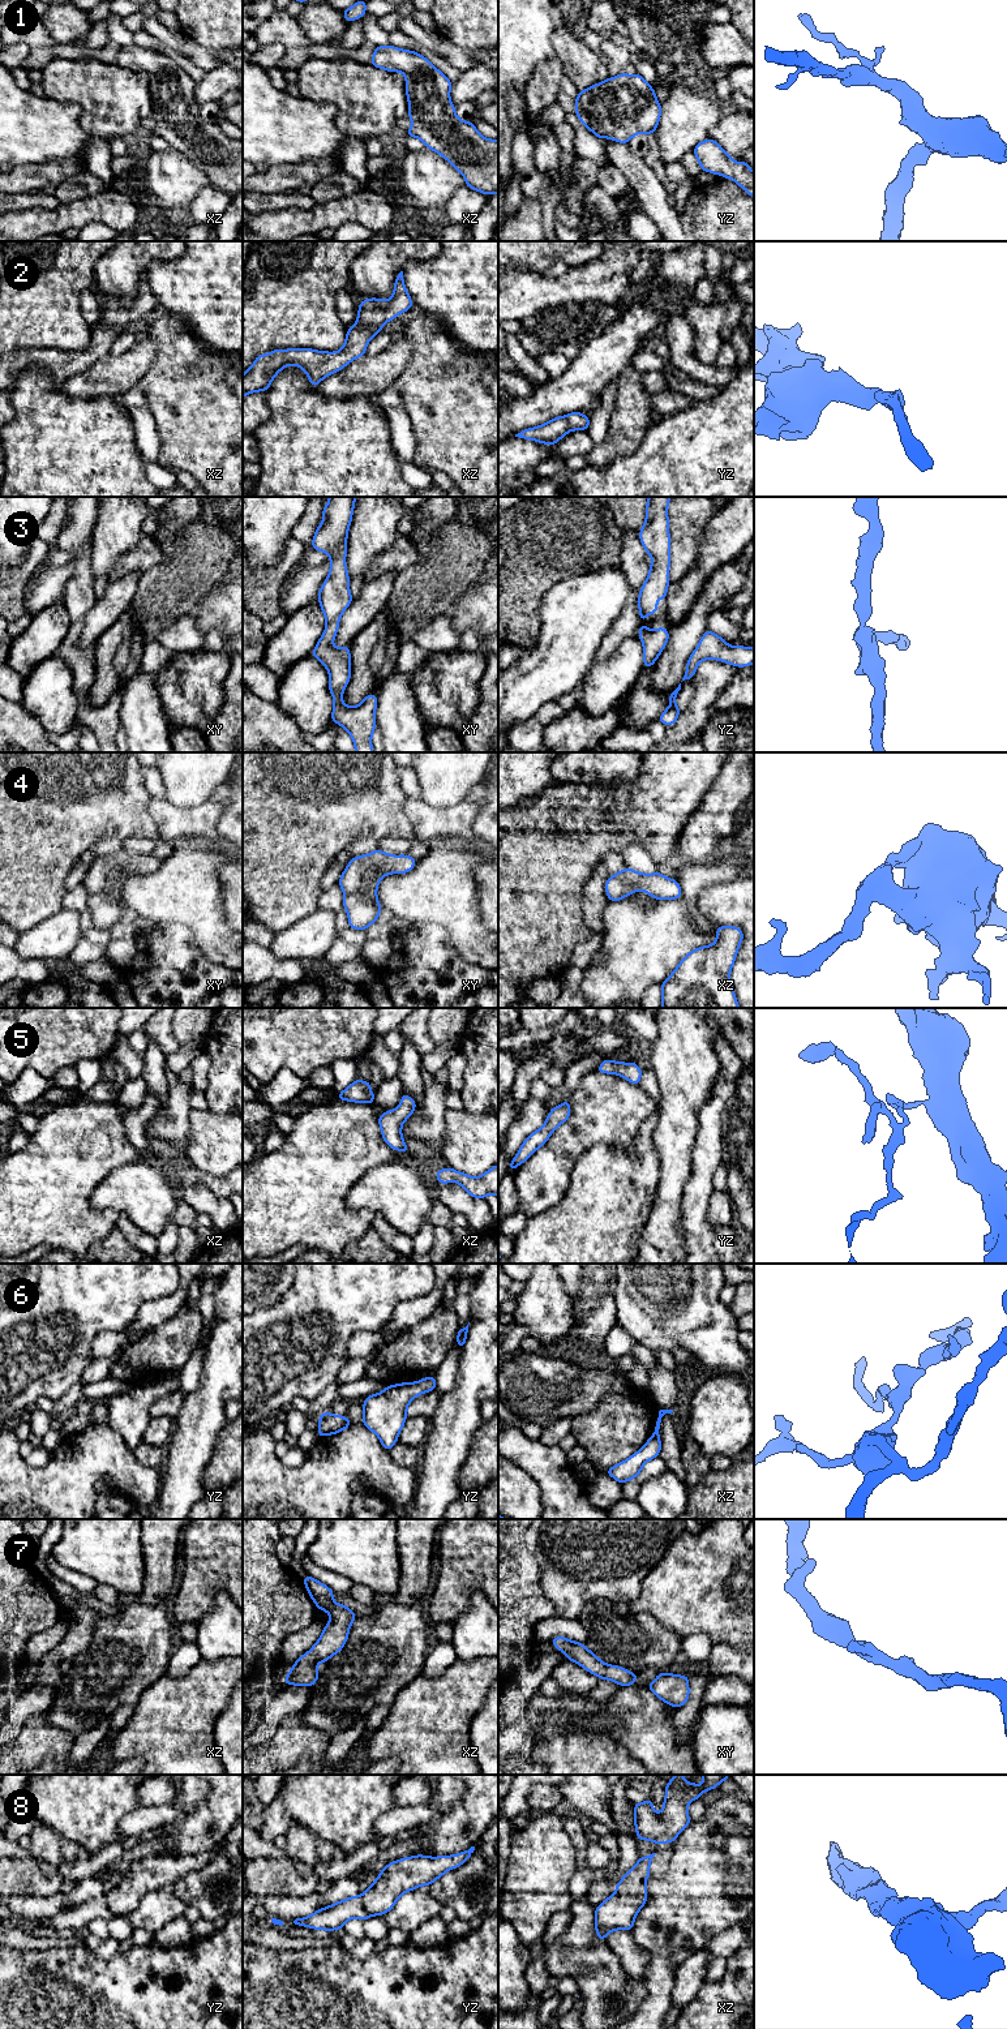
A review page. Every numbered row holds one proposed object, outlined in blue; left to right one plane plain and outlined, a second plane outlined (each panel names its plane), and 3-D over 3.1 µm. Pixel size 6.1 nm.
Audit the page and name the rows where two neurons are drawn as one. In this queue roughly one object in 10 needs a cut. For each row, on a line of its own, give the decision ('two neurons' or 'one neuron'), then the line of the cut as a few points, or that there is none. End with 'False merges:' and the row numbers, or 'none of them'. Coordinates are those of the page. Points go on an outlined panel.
1: one neuron; no cut
2: one neuron; no cut
3: one neuron; no cut
4: one neuron; no cut
5: one neuron; no cut
6: one neuron; no cut
7: one neuron; no cut
8: one neuron; no cut
False merges: none of them

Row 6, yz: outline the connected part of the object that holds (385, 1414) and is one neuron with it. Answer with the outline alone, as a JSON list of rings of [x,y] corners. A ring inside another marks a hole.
[[[436,1374],[417,1382],[386,1386],[381,1393],[365,1398],[363,1425],[374,1432],[381,1445],[390,1451],[406,1423],[407,1406],[417,1395],[432,1390],[436,1390]]]

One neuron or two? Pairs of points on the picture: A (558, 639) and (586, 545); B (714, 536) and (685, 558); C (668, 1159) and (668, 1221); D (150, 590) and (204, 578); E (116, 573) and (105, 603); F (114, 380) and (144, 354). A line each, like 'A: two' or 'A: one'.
A: two
B: two
C: one
D: one
E: two
F: one

